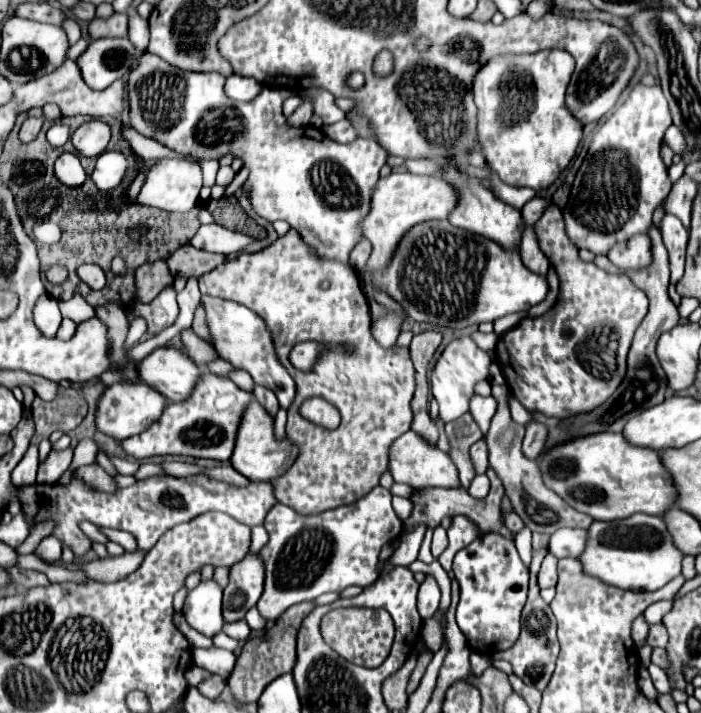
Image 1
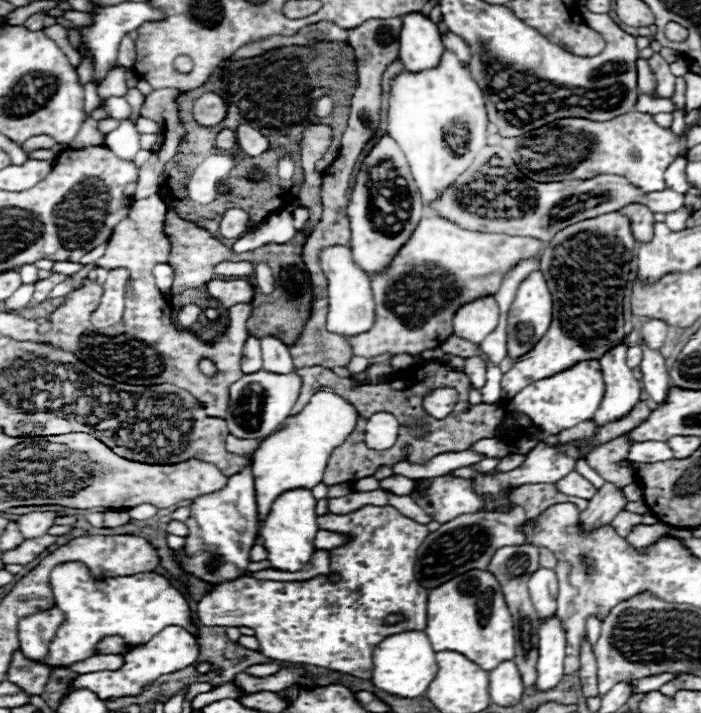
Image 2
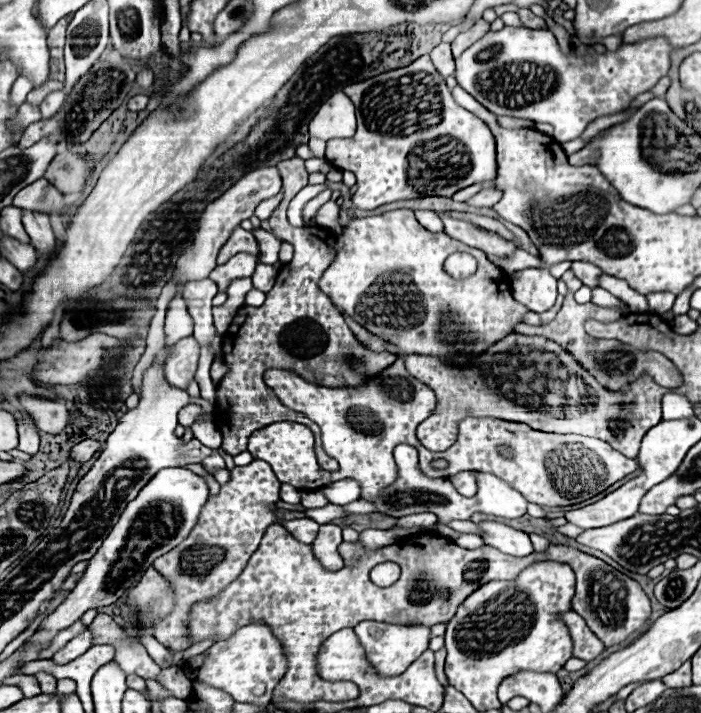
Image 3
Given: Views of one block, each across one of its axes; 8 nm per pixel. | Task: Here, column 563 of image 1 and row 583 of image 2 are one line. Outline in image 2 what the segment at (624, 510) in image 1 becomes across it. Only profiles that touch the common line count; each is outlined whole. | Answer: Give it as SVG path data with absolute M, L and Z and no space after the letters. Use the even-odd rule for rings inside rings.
M484 570L466 572L442 584L440 588L430 590L428 594L428 626L426 636L434 652L452 650L468 656L486 672L492 672L504 660L514 660L516 640L514 640L514 622L506 608L498 580Z

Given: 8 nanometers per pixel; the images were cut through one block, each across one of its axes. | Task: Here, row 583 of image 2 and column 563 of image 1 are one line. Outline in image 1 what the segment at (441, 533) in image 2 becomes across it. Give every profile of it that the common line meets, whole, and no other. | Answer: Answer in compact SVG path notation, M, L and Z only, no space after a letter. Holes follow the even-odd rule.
M656 228L650 230L650 238L652 238L654 264L646 272L628 272L628 276L634 280L634 284L640 284L640 288L650 296L650 310L646 314L646 320L642 320L642 324L640 324L640 328L638 328L638 332L634 336L632 348L628 352L626 378L622 380L618 390L602 406L598 406L598 408L590 410L590 412L582 412L582 414L576 414L576 416L570 416L570 418L564 418L564 420L538 416L536 420L542 422L548 428L548 440L546 440L544 448L542 448L542 454L556 448L556 446L562 446L566 442L582 438L582 436L598 434L598 432L604 432L604 430L622 432L630 418L634 418L640 412L660 404L666 398L666 376L664 376L664 372L662 372L662 368L658 364L658 358L656 358L654 350L656 350L656 342L658 342L660 334L664 334L666 330L672 330L680 322L680 314L678 314L676 304L668 296L668 282L670 282L668 250L662 244L662 236L660 236L660 232Z

